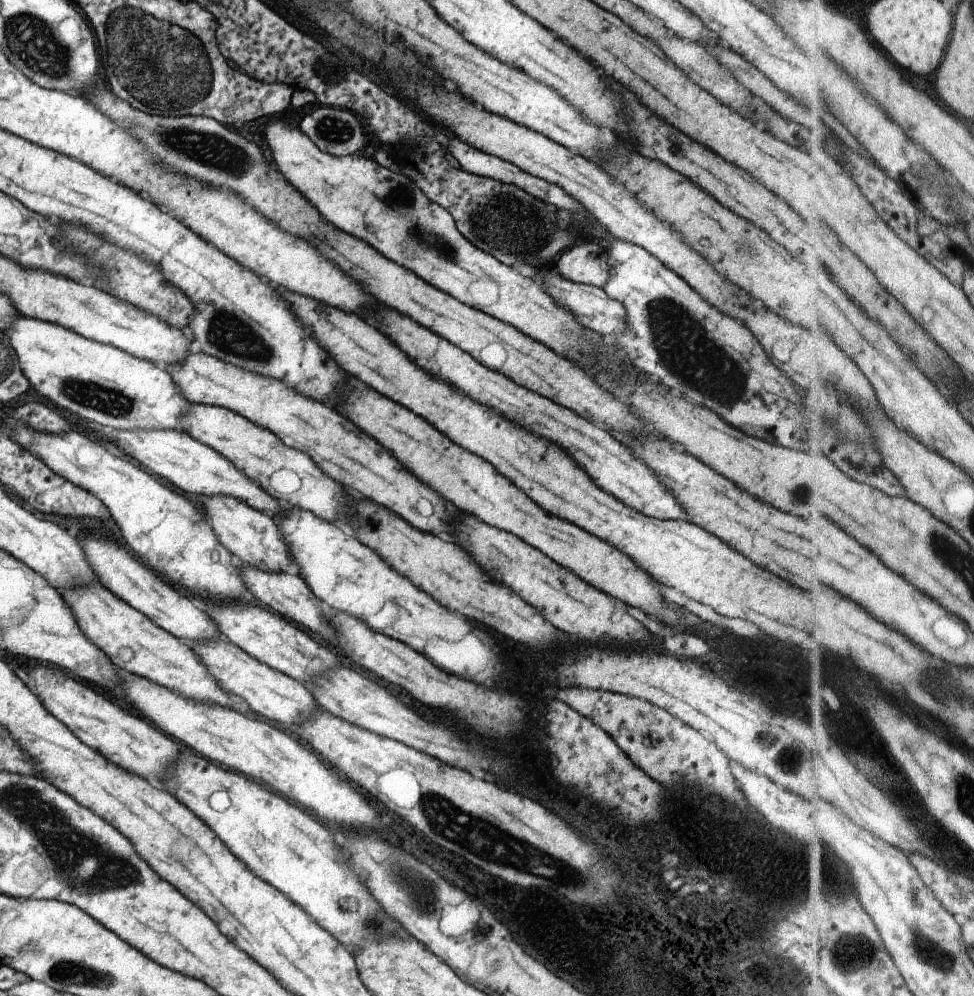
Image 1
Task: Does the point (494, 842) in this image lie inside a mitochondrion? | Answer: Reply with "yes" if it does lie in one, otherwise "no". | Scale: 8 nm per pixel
yes

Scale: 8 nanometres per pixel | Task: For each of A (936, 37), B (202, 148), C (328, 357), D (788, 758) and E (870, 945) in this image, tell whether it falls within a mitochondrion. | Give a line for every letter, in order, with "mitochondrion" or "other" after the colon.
A: other
B: mitochondrion
C: other
D: mitochondrion
E: mitochondrion

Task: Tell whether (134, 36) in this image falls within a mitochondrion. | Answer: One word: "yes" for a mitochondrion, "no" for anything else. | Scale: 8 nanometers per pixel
yes

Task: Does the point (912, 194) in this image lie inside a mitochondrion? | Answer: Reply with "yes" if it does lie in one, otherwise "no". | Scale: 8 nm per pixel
no

